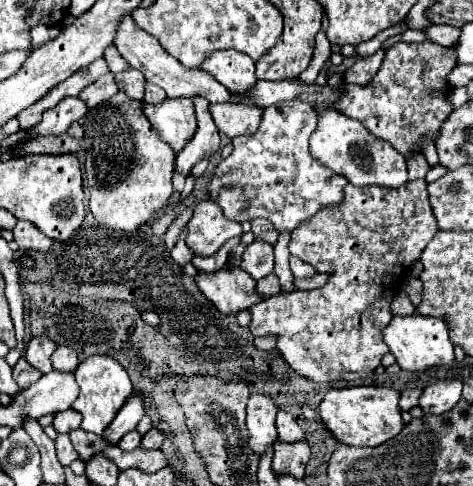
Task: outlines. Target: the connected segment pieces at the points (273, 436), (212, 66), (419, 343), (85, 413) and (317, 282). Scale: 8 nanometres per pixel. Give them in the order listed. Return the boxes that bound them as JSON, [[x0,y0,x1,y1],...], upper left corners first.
[[246,394,278,456],[200,50,256,92],[384,314,454,372],[72,354,132,434],[294,274,328,290]]

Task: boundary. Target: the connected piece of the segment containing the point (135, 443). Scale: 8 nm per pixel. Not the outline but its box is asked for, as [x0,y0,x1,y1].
[120,430,142,450]

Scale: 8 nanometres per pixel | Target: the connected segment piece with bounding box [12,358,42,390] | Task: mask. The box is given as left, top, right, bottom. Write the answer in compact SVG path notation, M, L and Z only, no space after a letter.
M20 358L20 360L16 362L16 366L12 368L12 376L14 376L18 388L24 390L24 388L28 388L30 384L34 384L42 374L36 372L36 368L32 368L24 358Z

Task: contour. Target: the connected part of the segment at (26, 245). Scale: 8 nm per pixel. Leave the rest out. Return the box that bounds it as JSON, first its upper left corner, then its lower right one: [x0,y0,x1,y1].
[14,220,52,250]

